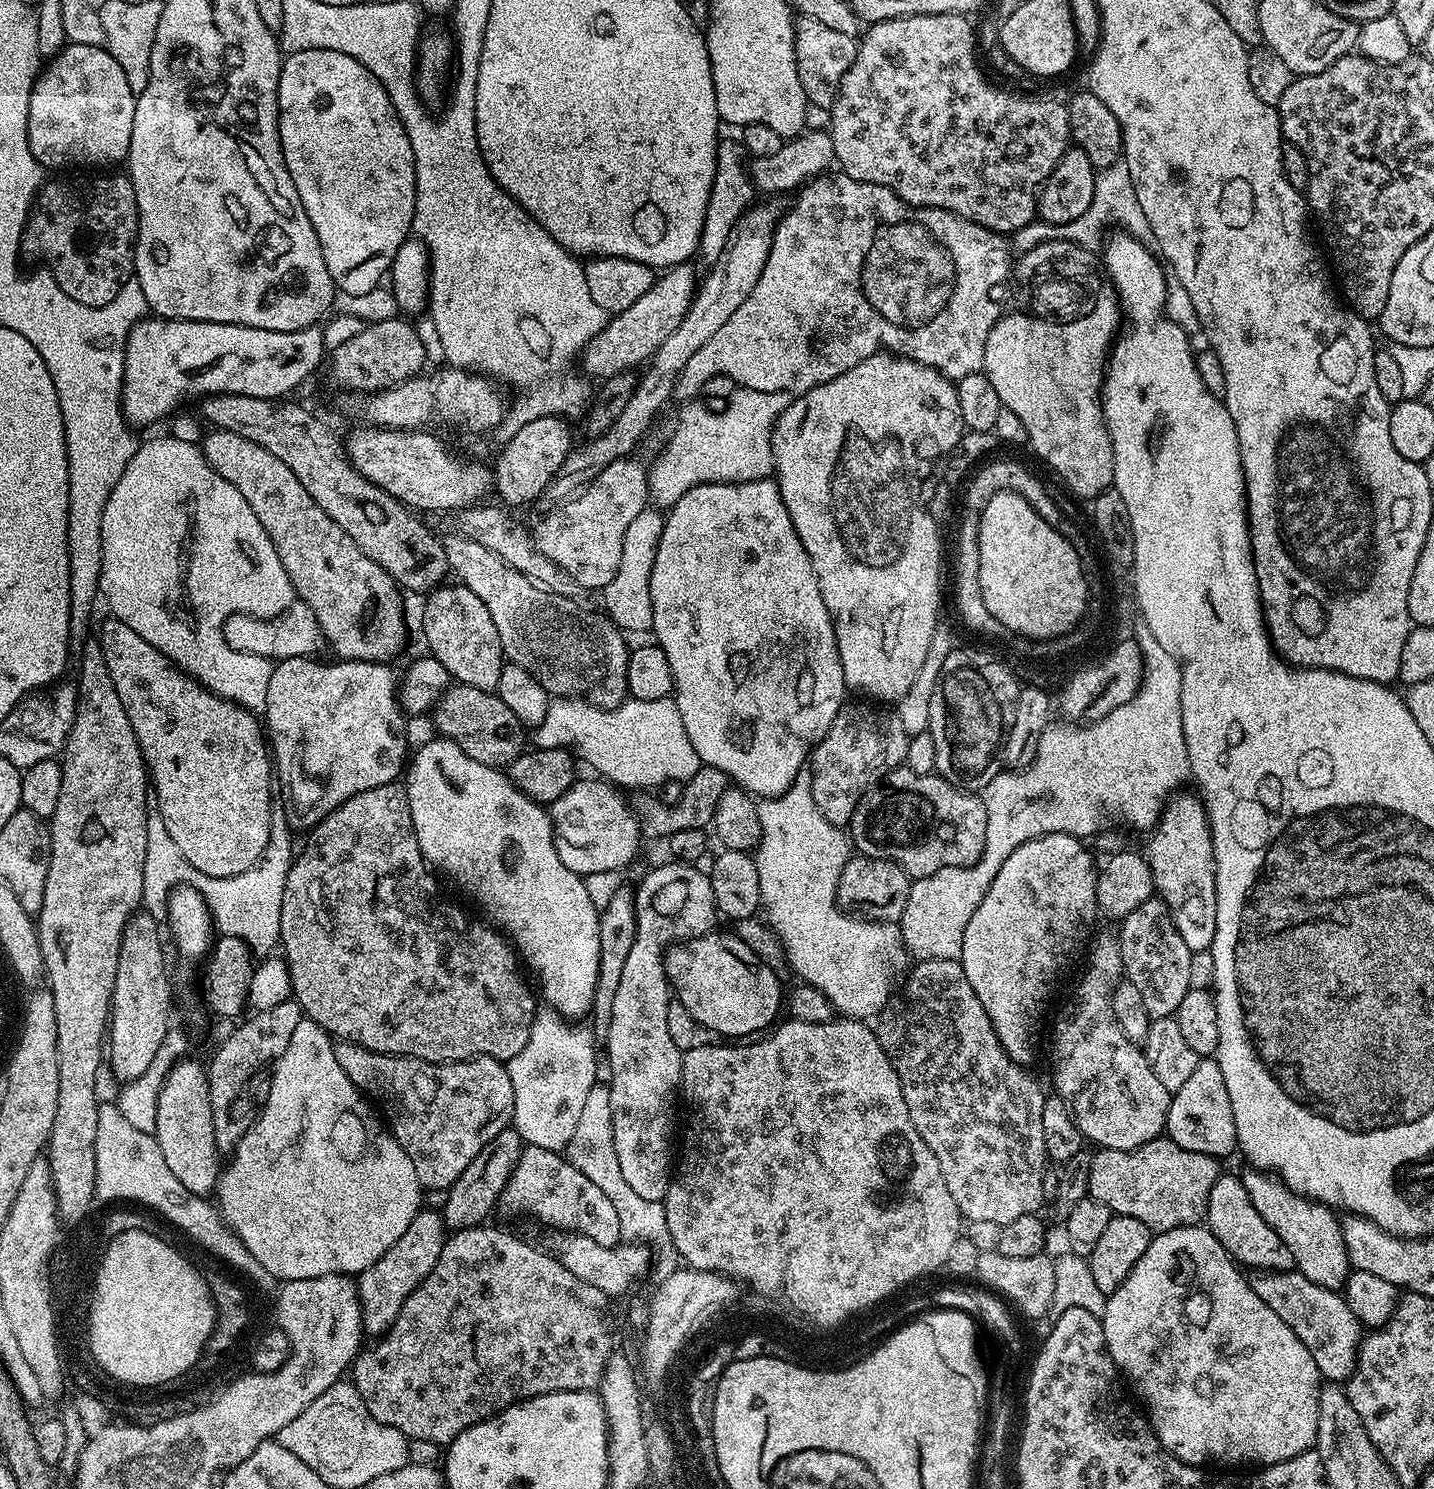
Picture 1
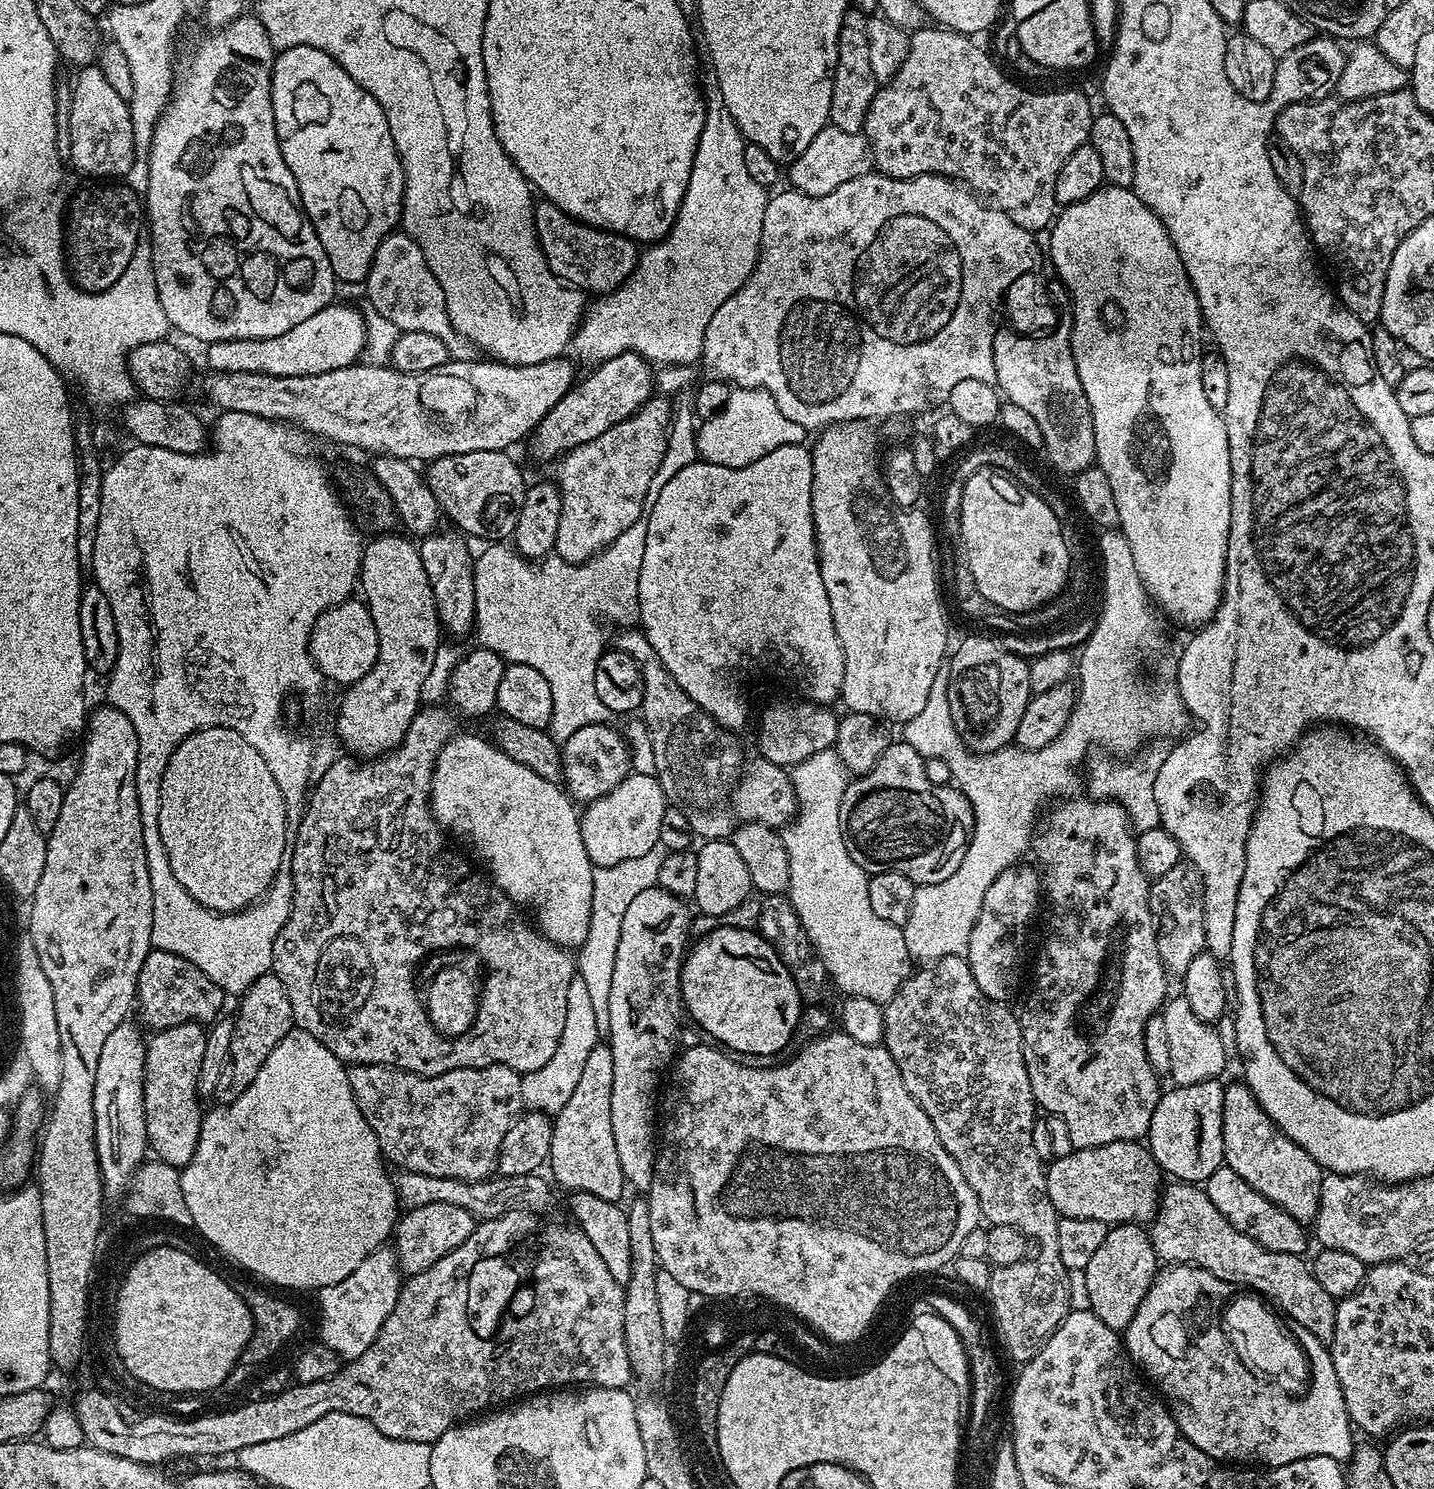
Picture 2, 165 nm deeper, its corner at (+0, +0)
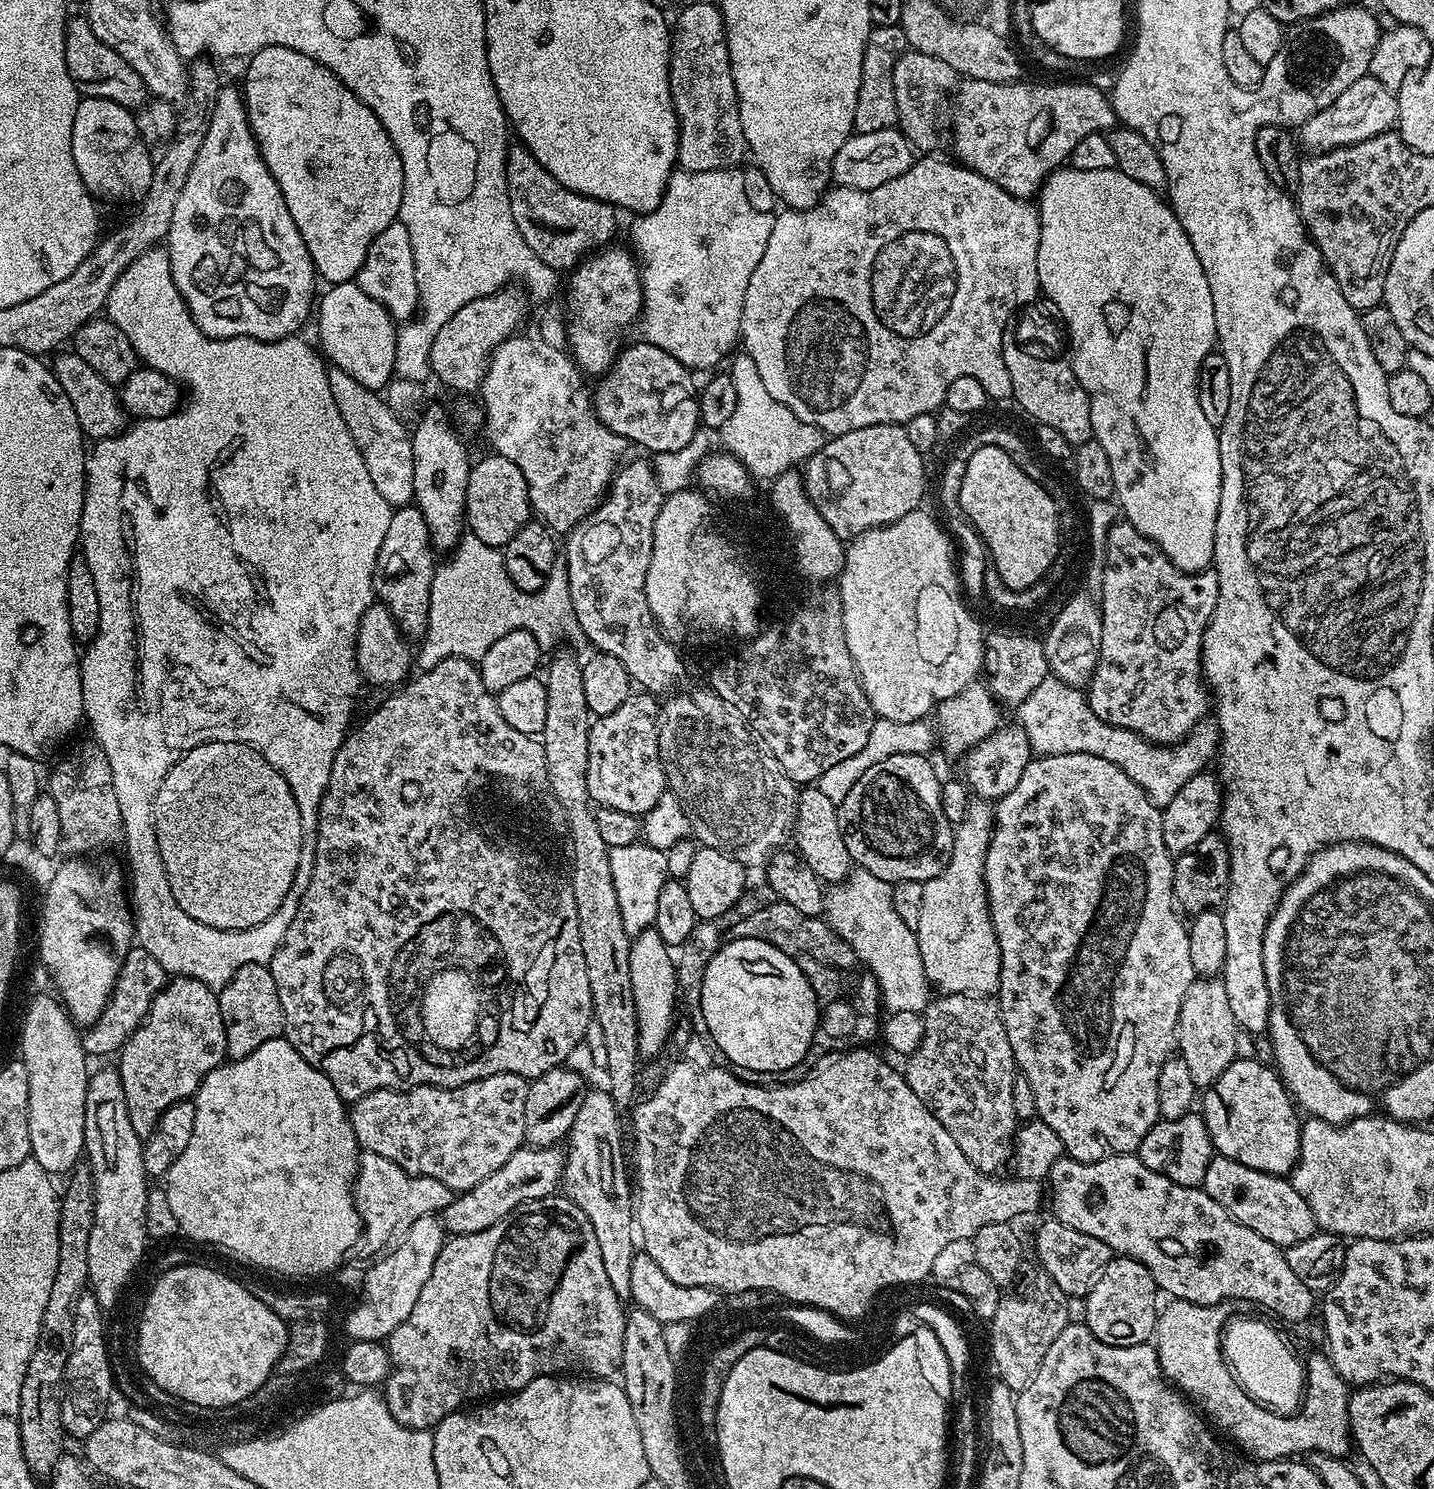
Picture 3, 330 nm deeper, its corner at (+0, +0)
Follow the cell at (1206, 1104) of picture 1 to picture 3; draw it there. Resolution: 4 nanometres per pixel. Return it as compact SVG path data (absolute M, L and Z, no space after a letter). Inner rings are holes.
M1199 1111L1188 1112L1182 1118L1157 1120L1156 1125L1142 1138L1138 1149L1140 1161L1150 1170L1178 1182L1178 1186L1199 1188L1206 1178L1206 1166L1210 1166L1214 1149L1206 1122Z

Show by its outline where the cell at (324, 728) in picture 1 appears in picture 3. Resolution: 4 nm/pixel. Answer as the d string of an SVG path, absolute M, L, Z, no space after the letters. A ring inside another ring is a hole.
M415 506L397 507L390 518L386 538L382 538L382 546L376 559L374 586L375 599L390 610L405 637L423 637L428 631L428 615L430 614L430 586L434 571L434 549L428 543L428 531L422 514Z

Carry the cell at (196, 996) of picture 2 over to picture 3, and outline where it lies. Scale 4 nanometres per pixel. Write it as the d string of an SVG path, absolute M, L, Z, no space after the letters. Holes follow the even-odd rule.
M139 946L129 947L128 953L120 961L120 973L114 990L98 1019L83 1033L85 1053L89 1057L108 1056L119 1053L124 1044L138 1030L148 1016L154 998L164 988L166 974L150 954Z

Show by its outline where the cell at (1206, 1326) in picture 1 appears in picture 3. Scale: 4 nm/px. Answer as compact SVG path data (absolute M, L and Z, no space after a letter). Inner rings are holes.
M1175 1298L1167 1302L1169 1304L1165 1308L1163 1305L1159 1309L1154 1333L1160 1371L1217 1429L1220 1427L1233 1440L1231 1443L1241 1453L1258 1460L1287 1460L1313 1452L1325 1452L1327 1456L1341 1458L1349 1455L1350 1388L1323 1351L1314 1351L1312 1389L1308 1391L1308 1408L1304 1408L1304 1416L1297 1420L1276 1420L1276 1413L1268 1416L1268 1412L1260 1412L1260 1408L1256 1408L1256 1404L1240 1392L1238 1382L1234 1382L1234 1374L1230 1374L1222 1358L1220 1338L1224 1334L1224 1325L1233 1315L1233 1305L1228 1302L1195 1304Z

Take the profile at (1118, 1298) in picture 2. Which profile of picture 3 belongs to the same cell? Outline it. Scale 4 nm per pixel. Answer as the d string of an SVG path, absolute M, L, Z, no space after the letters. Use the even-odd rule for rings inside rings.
M1116 1256L1104 1267L1100 1277L1085 1299L1089 1330L1103 1344L1110 1346L1138 1346L1149 1343L1156 1330L1158 1289L1150 1270L1129 1256Z

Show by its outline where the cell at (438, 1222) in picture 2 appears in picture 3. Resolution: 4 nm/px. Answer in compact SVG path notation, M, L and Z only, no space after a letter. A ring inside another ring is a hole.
M521 1146L517 1152L510 1154L510 1158L490 1178L478 1182L470 1190L453 1195L450 1206L446 1206L442 1213L442 1223L452 1236L465 1236L466 1234L478 1234L478 1230L486 1230L494 1226L502 1218L506 1218L520 1204L525 1204L531 1200L541 1200L553 1195L561 1187L564 1178L564 1158L565 1153L559 1147L533 1148L531 1146Z

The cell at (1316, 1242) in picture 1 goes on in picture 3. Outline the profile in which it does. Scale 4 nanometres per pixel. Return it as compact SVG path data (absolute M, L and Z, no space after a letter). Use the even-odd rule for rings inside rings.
M1236 1058L1232 1064L1226 1066L1226 1070L1222 1071L1222 1074L1214 1083L1206 1088L1206 1091L1202 1096L1202 1104L1204 1100L1204 1108L1202 1107L1202 1115L1206 1122L1206 1128L1212 1139L1213 1149L1219 1155L1230 1158L1234 1162L1242 1162L1242 1166L1250 1166L1250 1170L1262 1170L1266 1174L1271 1176L1283 1176L1287 1177L1291 1173L1292 1169L1296 1167L1298 1158L1300 1157L1300 1125L1302 1123L1301 1117L1296 1117L1298 1113L1297 1105L1294 1103L1291 1096L1288 1095L1287 1088L1284 1087L1284 1081L1280 1079L1279 1072L1275 1067L1269 1066L1268 1068L1264 1064L1259 1064L1259 1059L1253 1058L1249 1060L1242 1060Z

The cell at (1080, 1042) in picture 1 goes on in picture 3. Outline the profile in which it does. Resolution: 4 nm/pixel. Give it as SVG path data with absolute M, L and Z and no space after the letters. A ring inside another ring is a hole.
M1094 754L1036 756L1028 761L1026 770L1022 770L1022 776L1018 778L1018 786L1014 786L1014 790L1010 790L1006 795L995 801L994 827L992 829L992 837L988 843L988 849L986 850L986 858L984 859L984 889L988 895L988 913L992 919L994 934L998 937L998 946L1000 947L1000 987L998 989L1000 1017L1006 1026L1006 1038L1010 1038L1010 1050L1016 1060L1016 1067L1029 1080L1030 1087L1034 1090L1034 1099L1037 1102L1037 1117L1044 1120L1046 1126L1050 1126L1050 1130L1054 1130L1054 1134L1058 1134L1065 1153L1083 1164L1089 1164L1107 1156L1126 1156L1135 1153L1140 1147L1142 1138L1146 1138L1146 1134L1160 1119L1160 1111L1158 1110L1158 1074L1162 1070L1164 1063L1177 1051L1179 1010L1182 1006L1184 995L1190 989L1192 981L1197 979L1198 976L1194 966L1190 966L1188 924L1185 921L1180 921L1182 919L1181 913L1176 907L1176 901L1172 899L1173 863L1173 853L1168 852L1166 850L1166 842L1162 842L1161 809L1154 802L1150 802L1150 798L1142 790L1142 786L1138 786L1138 782L1134 782L1134 778L1130 778L1130 774L1126 774L1126 770L1114 766L1114 762L1106 762L1106 758L1098 758Z

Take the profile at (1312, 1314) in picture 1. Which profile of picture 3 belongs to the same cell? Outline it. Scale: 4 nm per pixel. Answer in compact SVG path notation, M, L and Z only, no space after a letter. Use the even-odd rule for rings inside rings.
M1065 1154L1054 1162L1054 1166L1047 1174L1046 1184L1049 1189L1052 1187L1052 1196L1050 1192L1050 1202L1052 1198L1051 1215L1055 1219L1062 1221L1066 1226L1074 1226L1074 1230L1082 1230L1082 1234L1090 1234L1090 1238L1098 1238L1098 1242L1106 1242L1106 1246L1110 1246L1110 1250L1116 1256L1129 1256L1138 1262L1142 1262L1142 1266L1146 1266L1146 1270L1150 1270L1157 1289L1161 1293L1169 1292L1167 1294L1169 1297L1194 1302L1195 1304L1223 1304L1225 1302L1237 1302L1236 1300L1249 1300L1252 1304L1261 1304L1262 1307L1269 1308L1274 1315L1281 1316L1282 1319L1289 1320L1292 1324L1300 1324L1303 1320L1310 1319L1312 1311L1315 1308L1317 1311L1317 1297L1300 1281L1298 1274L1294 1274L1294 1270L1290 1270L1290 1262L1285 1249L1278 1247L1266 1238L1262 1238L1262 1234L1254 1234L1254 1230L1250 1230L1239 1224L1237 1220L1233 1220L1230 1214L1226 1214L1226 1210L1222 1210L1222 1206L1218 1206L1218 1202L1214 1202L1214 1198L1210 1198L1210 1194L1204 1192L1203 1187L1178 1186L1178 1182L1170 1182L1170 1178L1150 1170L1140 1161L1139 1155L1107 1156L1101 1160L1083 1164ZM1095 1192L1097 1200L1088 1201Z

